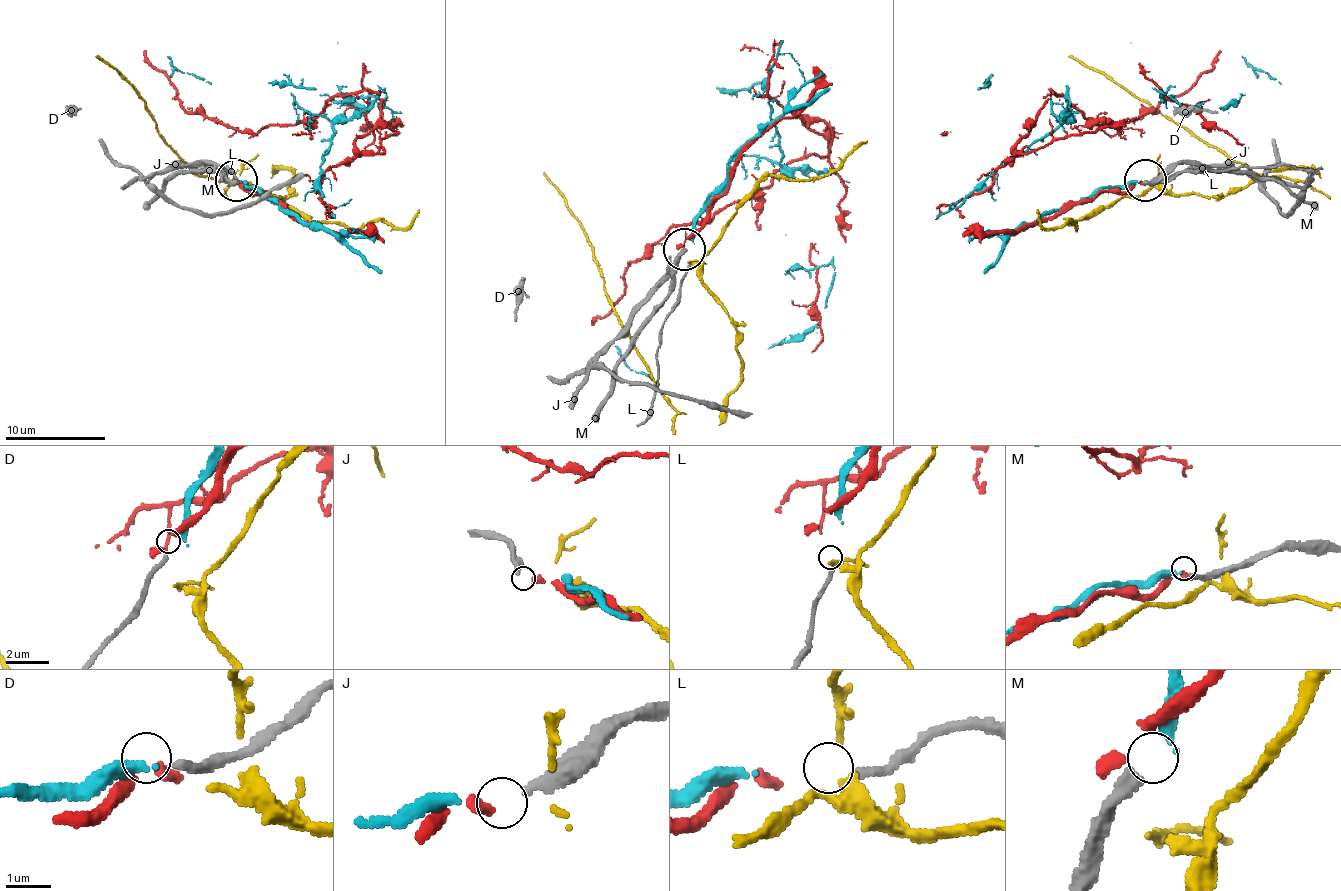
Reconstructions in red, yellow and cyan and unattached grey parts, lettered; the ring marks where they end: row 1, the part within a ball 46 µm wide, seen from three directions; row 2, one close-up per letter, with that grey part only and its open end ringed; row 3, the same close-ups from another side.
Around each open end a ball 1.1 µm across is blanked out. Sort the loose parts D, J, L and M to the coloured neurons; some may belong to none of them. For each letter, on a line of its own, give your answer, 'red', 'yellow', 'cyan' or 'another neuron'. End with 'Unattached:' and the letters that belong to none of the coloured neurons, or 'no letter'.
D: another neuron
J: red
L: another neuron
M: cyan
Unattached: D, L

